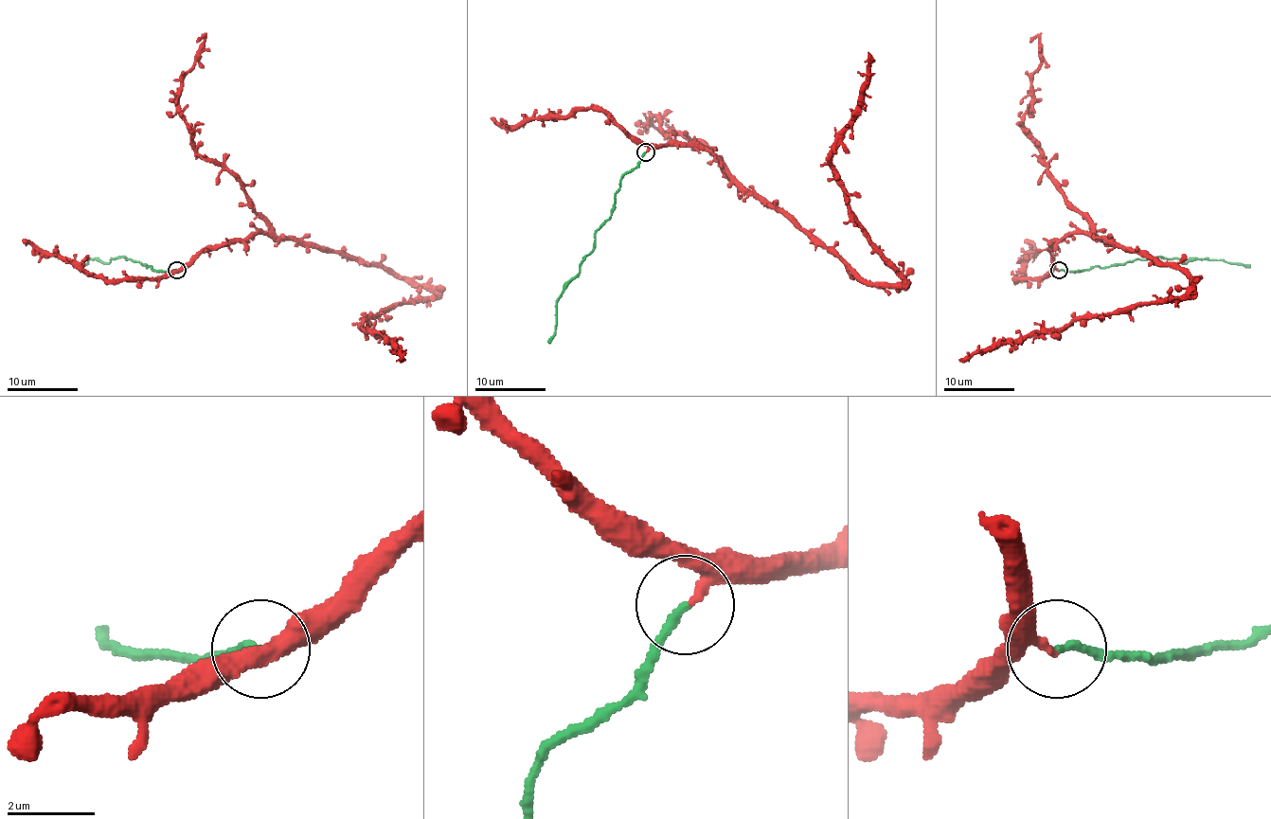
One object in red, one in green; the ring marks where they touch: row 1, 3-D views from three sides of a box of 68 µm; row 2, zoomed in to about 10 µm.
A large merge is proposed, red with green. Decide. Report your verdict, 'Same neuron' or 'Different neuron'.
Different neuron

